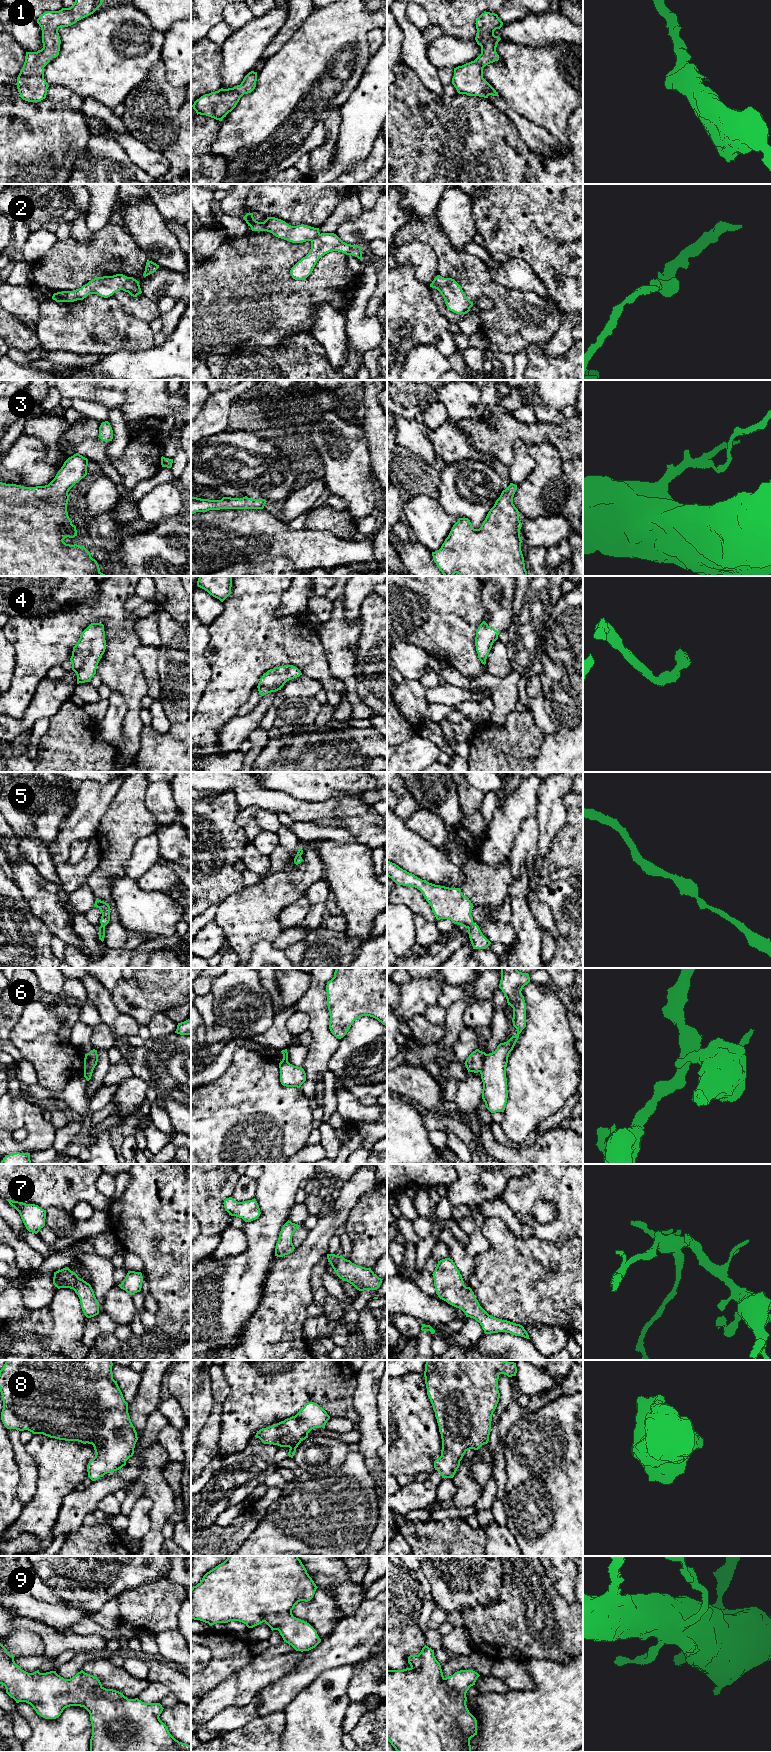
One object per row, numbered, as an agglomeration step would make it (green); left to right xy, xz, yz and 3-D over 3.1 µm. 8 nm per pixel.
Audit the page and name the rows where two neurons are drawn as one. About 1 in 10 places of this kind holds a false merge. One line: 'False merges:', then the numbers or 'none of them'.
False merges: 6

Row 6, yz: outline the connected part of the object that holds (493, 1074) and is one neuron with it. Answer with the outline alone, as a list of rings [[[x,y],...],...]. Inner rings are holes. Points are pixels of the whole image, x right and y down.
[[[501,968],[501,980],[499,988],[504,993],[508,1005],[513,1008],[513,1026],[517,1029],[517,1034],[512,1036],[507,1042],[500,1043],[497,1049],[489,1054],[486,1054],[483,1060],[483,1068],[480,1071],[481,1079],[483,1082],[482,1099],[485,1102],[486,1108],[491,1113],[504,1112],[508,1098],[506,1067],[508,1057],[513,1050],[519,1034],[526,1027],[526,1003],[521,991],[525,985],[530,982],[528,973],[522,973],[517,968]]]

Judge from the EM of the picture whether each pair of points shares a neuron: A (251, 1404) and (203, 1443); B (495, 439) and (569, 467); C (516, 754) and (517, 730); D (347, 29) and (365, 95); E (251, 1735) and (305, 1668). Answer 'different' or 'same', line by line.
A: different
B: different
C: same
D: different
E: different

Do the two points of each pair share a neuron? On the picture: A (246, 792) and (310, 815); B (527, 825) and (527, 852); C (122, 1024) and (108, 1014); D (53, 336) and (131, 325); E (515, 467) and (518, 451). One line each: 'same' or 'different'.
A: same
B: same
C: different
D: same
E: same

